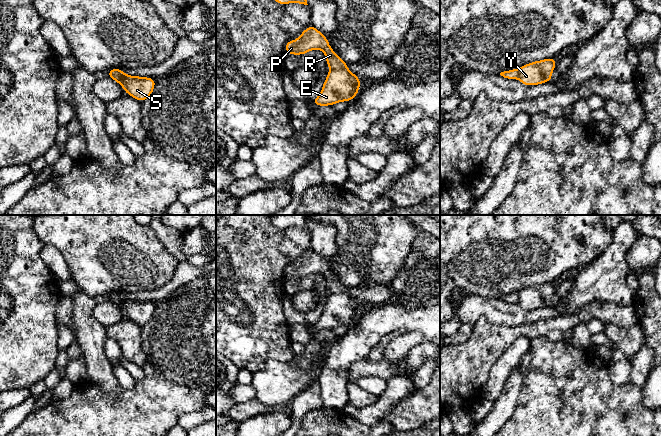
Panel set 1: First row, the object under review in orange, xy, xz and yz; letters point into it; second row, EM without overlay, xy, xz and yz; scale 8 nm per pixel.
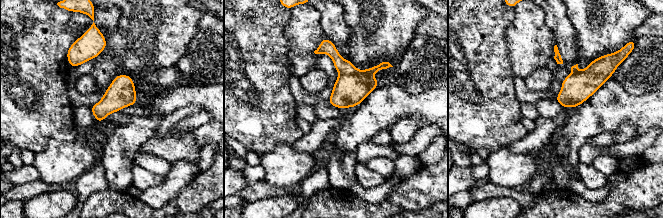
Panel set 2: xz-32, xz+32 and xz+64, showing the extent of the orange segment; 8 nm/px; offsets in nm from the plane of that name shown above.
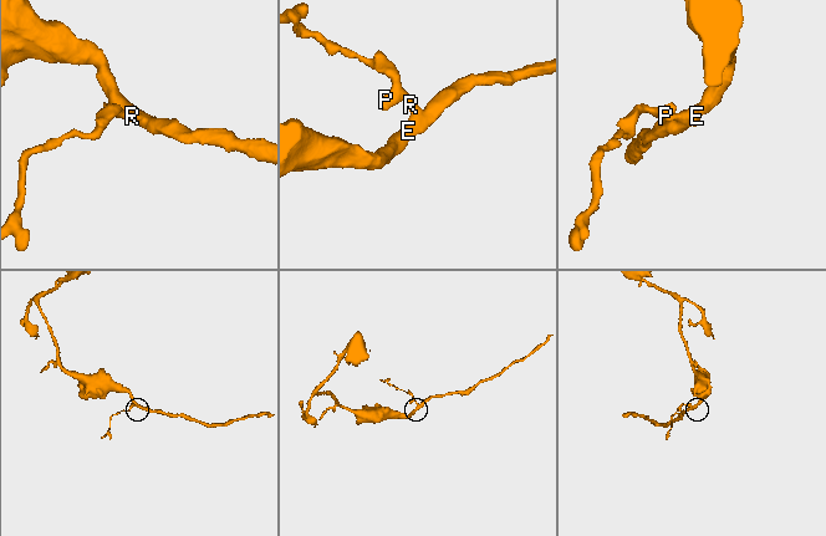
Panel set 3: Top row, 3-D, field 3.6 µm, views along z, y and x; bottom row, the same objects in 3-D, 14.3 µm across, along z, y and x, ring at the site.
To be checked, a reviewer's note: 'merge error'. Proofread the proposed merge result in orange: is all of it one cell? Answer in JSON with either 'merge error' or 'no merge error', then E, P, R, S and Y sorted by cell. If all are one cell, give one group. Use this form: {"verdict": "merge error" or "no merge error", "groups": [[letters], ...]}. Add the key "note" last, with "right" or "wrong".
{"verdict": "merge error", "groups": [["E", "S", "Y"], ["P", "R"]], "note": "right"}

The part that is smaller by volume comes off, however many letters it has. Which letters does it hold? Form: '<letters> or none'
P, R

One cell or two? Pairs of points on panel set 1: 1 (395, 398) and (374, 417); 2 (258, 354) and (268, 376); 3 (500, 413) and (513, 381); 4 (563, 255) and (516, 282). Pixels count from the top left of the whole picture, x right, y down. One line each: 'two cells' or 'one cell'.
1: one cell
2: two cells
3: one cell
4: one cell

